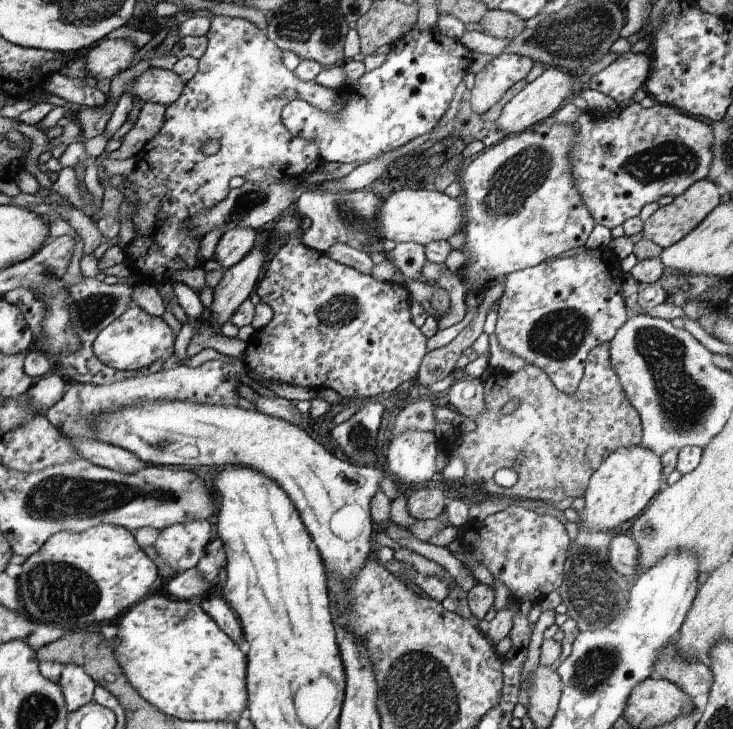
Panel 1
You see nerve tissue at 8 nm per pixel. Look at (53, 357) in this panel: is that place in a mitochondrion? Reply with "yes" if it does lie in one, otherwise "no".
no

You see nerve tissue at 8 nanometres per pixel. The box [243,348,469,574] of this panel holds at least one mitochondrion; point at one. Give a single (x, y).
(359, 437)

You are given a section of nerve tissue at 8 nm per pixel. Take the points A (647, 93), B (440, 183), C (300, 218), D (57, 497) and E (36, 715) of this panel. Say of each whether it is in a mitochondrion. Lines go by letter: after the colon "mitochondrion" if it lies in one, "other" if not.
A: other
B: other
C: other
D: mitochondrion
E: mitochondrion

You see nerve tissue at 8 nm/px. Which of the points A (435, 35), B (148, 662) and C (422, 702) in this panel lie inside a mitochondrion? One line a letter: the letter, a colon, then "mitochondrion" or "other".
A: other
B: other
C: mitochondrion

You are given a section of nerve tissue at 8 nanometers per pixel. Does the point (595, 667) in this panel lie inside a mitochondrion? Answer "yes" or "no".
yes

